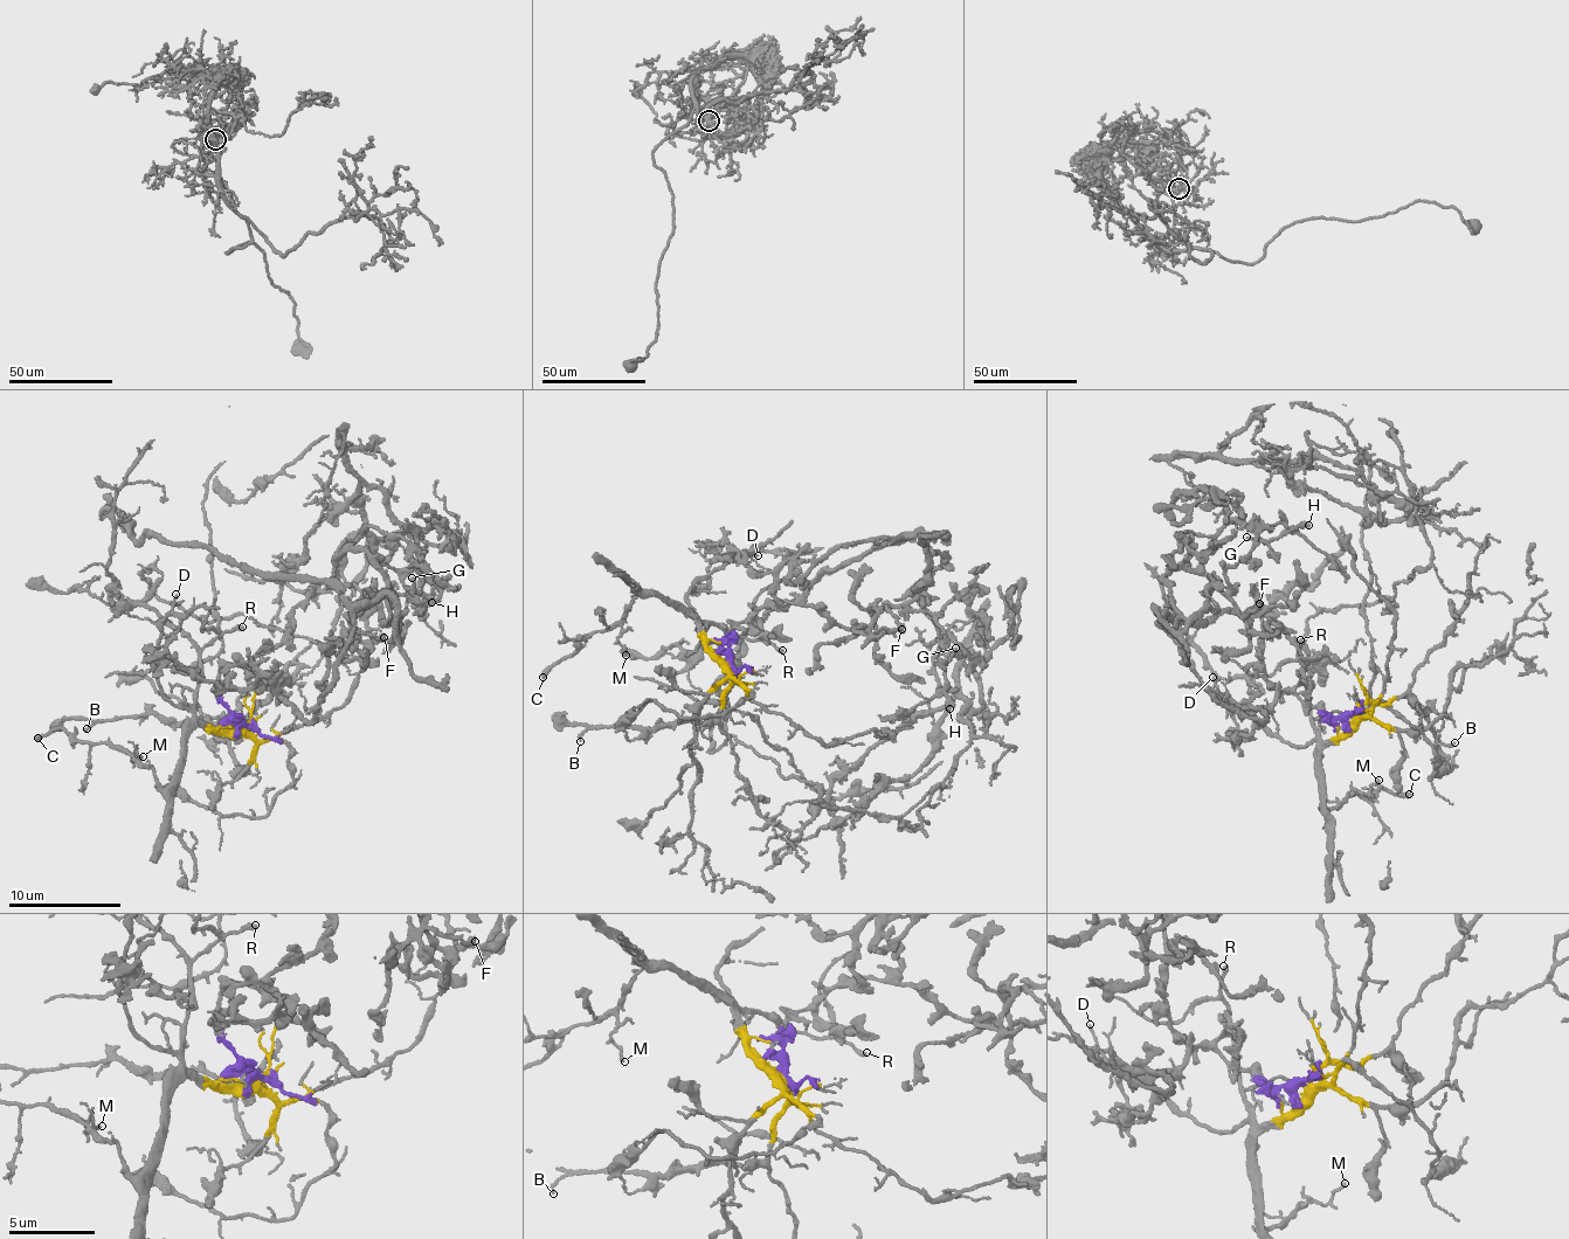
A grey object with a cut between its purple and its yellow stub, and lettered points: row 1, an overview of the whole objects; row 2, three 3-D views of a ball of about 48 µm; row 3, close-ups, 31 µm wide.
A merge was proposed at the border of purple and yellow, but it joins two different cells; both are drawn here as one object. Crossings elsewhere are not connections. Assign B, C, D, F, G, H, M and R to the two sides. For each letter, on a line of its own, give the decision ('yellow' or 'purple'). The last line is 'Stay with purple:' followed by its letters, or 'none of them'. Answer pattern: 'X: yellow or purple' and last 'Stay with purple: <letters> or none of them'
B: yellow
C: yellow
D: yellow
F: purple
G: purple
H: purple
M: yellow
R: yellow
Stay with purple: F, G, H

